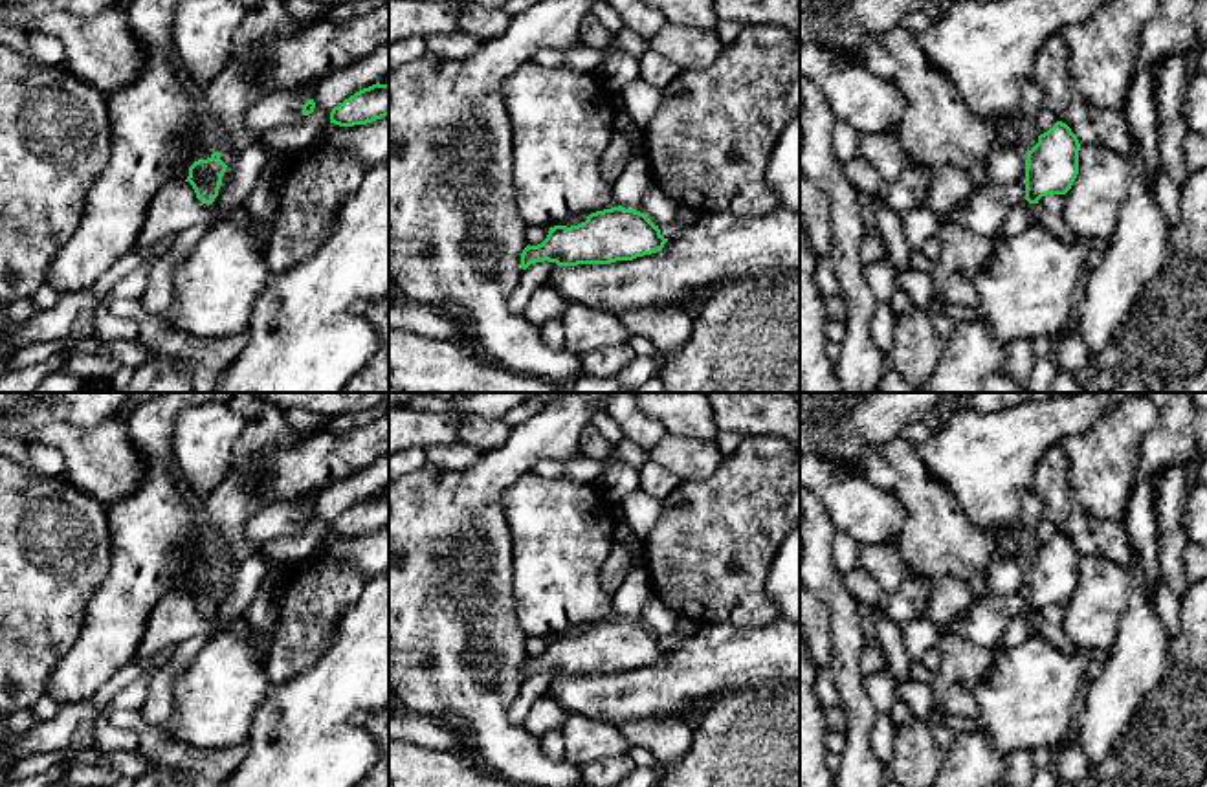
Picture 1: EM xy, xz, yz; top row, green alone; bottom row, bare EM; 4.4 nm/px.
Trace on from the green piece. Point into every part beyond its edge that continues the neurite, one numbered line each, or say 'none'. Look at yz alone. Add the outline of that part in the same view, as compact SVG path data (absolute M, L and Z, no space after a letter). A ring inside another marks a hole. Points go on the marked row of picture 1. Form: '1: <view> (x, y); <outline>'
1: yz (984, 210); M1025 182L974 187L950 207L950 216L983 237L994 237L1011 207L1025 200Z

